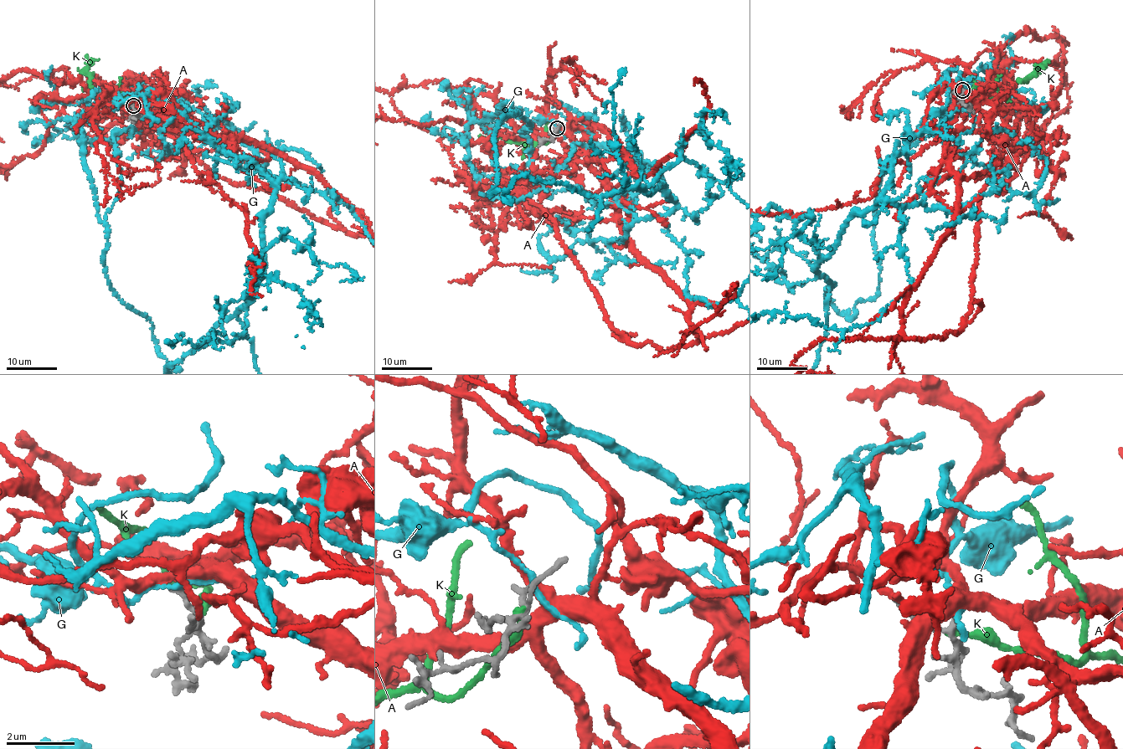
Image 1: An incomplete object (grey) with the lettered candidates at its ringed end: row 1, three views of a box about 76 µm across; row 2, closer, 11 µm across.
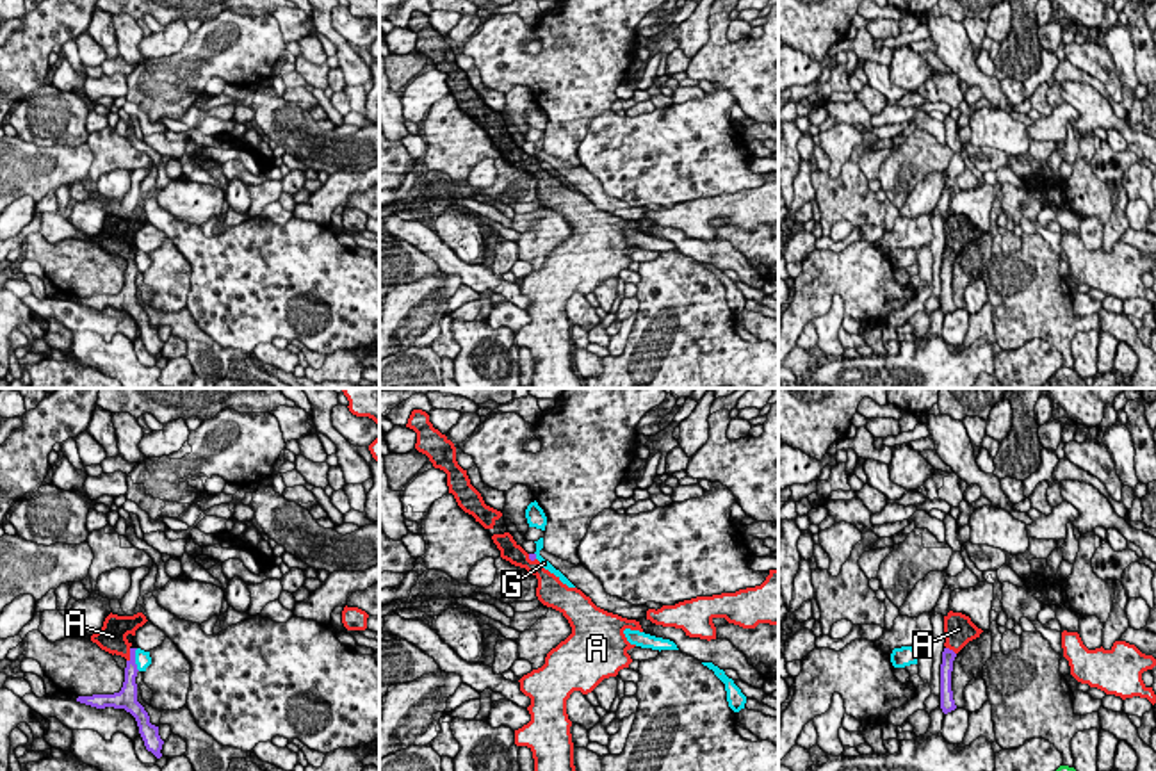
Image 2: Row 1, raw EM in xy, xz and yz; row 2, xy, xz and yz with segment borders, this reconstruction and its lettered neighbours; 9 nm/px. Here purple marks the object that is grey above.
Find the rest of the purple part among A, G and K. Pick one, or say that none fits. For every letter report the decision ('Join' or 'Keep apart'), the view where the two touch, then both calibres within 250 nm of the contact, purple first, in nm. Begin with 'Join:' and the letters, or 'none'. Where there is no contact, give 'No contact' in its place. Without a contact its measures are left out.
Join: A
A: Join. Touches purple in xy. Thickness 130 nm (purple) against 260 nm
G: Keep apart. Touches purple in xy. Thickness 130 nm (purple) against 140 nm
K: Keep apart. No contact

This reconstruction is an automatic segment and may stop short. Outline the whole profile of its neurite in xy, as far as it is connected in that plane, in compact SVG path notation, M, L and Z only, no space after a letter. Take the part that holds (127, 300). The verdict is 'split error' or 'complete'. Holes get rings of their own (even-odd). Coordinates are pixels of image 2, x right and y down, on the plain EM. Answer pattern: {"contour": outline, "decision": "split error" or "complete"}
{"contour": "M110 214L105 219L102 231L93 235L91 242L96 244L102 251L126 260L123 288L119 294L114 296L78 297L77 303L96 310L114 308L130 313L137 322L139 335L144 342L146 351L151 353L157 360L160 360L164 342L159 337L159 328L150 324L148 313L137 303L137 249L134 249L132 244L126 240L128 235L135 237L135 231L146 223L148 221L142 214L137 214L134 217L118 217Z", "decision": "split error"}

